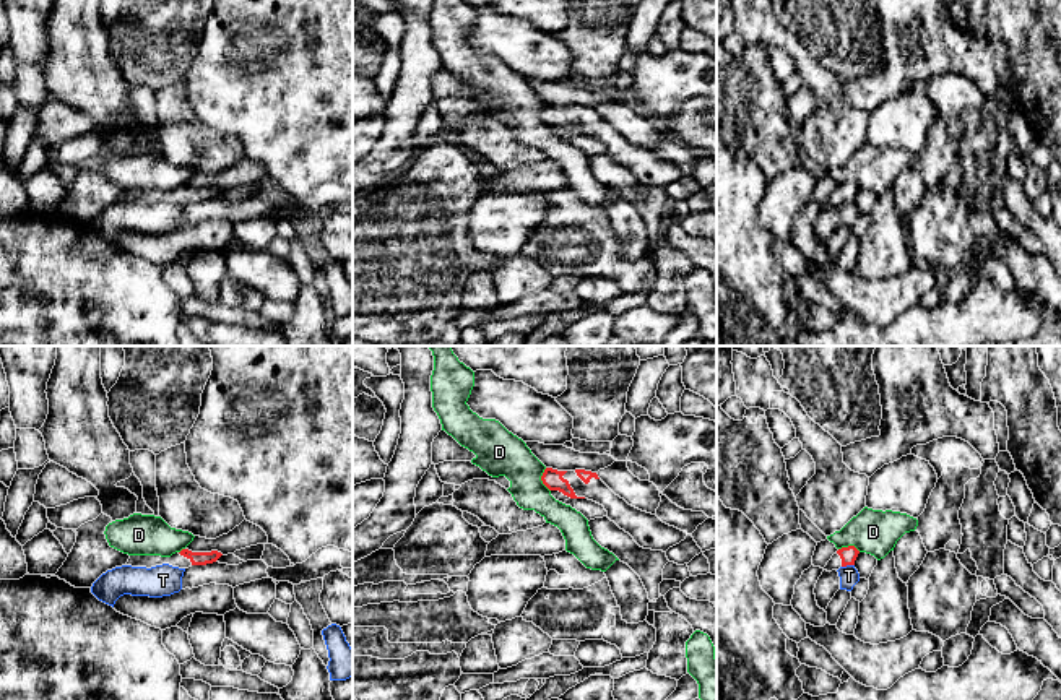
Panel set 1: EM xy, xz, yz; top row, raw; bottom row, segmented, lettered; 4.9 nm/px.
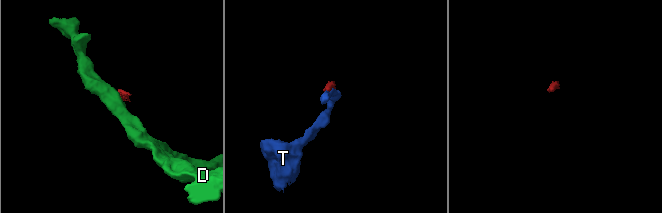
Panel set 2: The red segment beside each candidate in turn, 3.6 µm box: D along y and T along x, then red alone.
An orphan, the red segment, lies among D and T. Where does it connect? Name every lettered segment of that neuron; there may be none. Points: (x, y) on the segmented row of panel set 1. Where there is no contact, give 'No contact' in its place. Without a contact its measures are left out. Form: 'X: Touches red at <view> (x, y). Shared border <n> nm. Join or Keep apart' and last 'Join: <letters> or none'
D: Touches red at xz (541, 479). Shared border 120 nm. Keep apart
T: Touches red at yz (847, 564). Shared border 70 nm. Keep apart
Join: none

